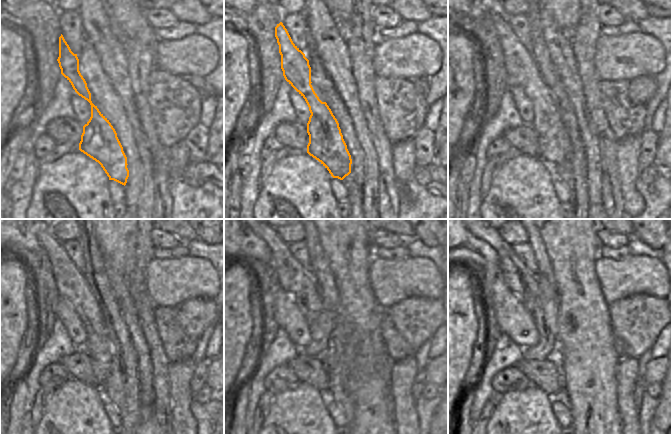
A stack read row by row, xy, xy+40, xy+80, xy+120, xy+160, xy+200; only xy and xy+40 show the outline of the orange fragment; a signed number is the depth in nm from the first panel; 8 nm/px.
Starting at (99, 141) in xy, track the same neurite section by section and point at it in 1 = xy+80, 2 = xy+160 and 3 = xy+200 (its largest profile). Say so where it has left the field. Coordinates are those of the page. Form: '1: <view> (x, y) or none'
1: xy+80 (521, 67)
2: xy+160 (293, 279)
3: xy+200 (520, 281)

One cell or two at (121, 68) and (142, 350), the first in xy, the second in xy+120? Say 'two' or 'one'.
one

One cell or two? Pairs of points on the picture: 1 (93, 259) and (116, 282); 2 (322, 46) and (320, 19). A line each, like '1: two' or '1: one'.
1: two
2: one

